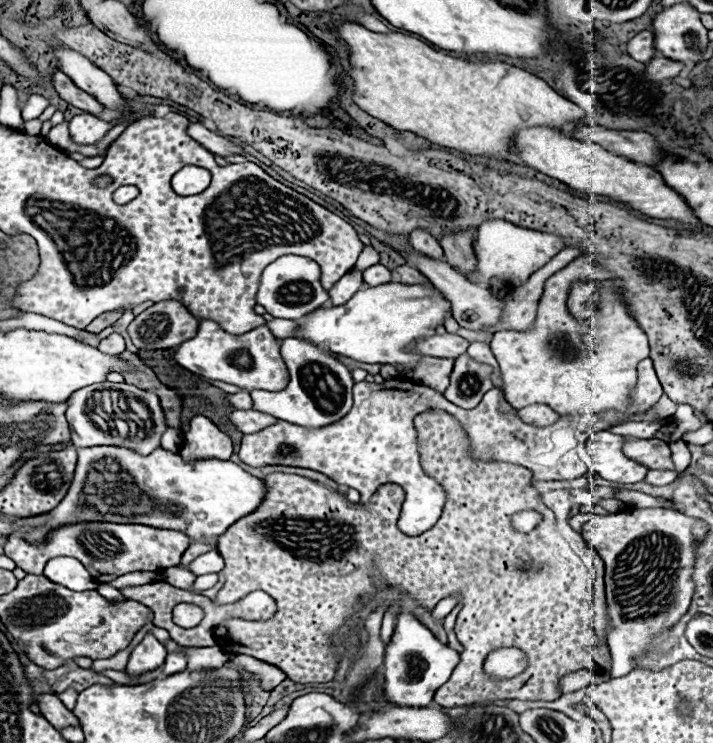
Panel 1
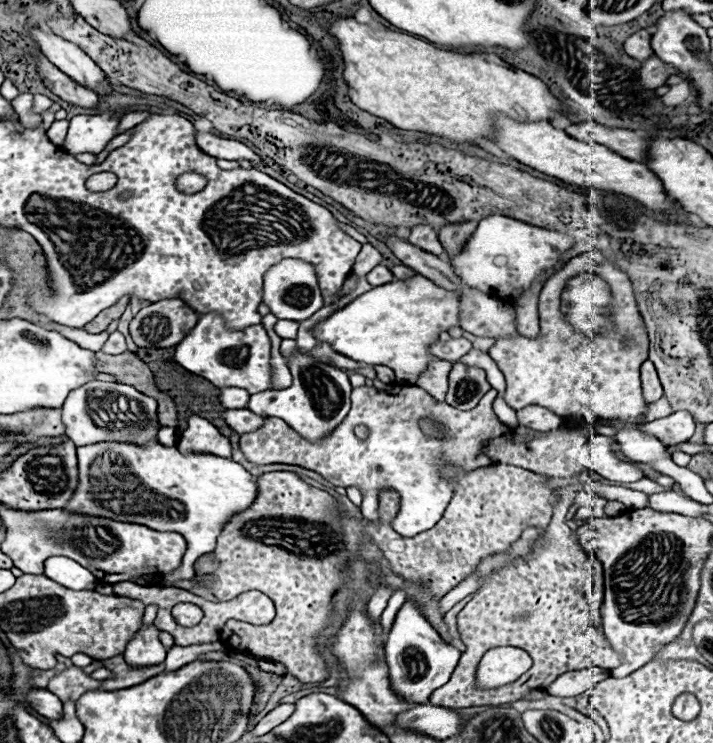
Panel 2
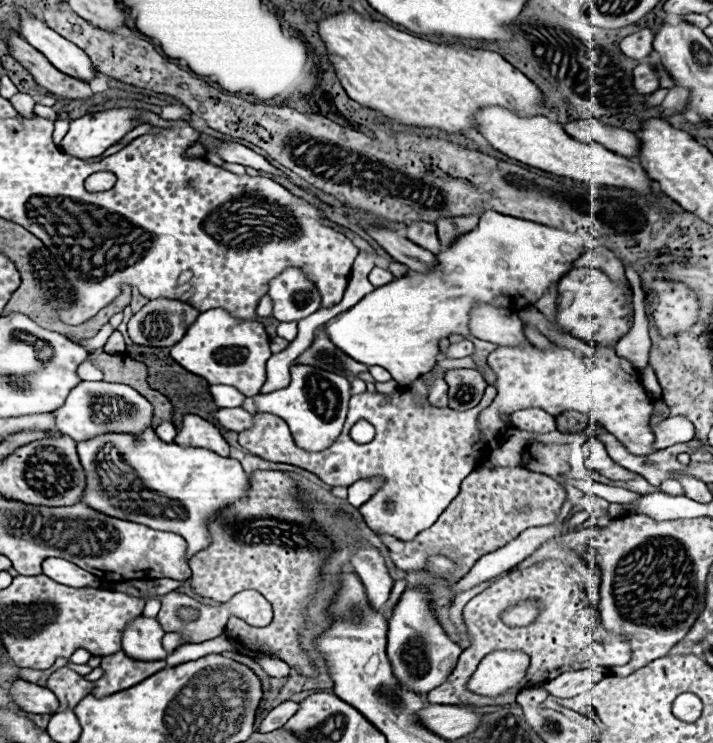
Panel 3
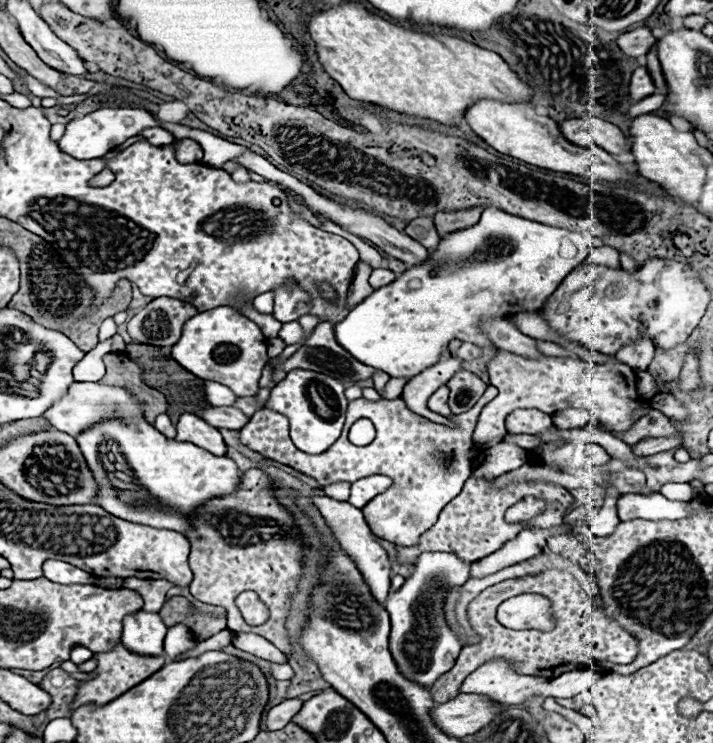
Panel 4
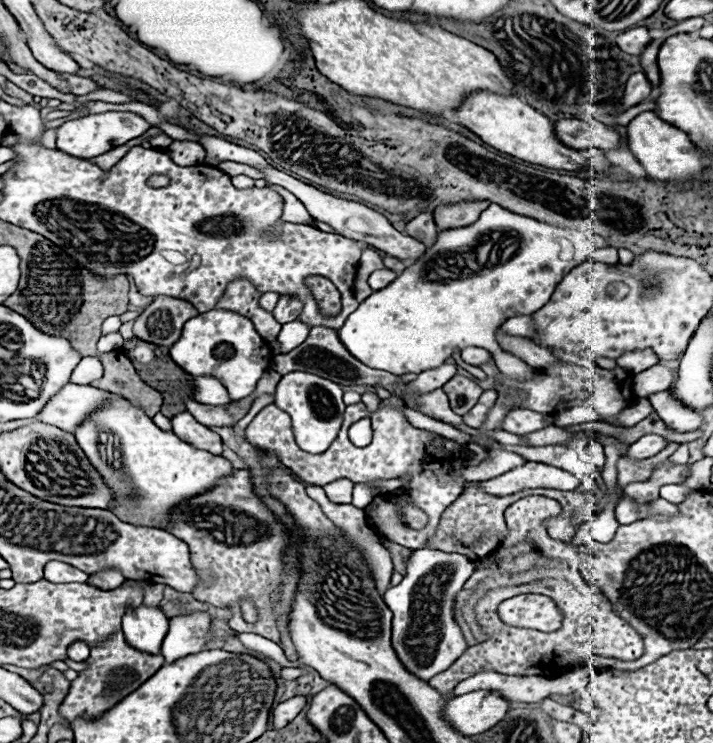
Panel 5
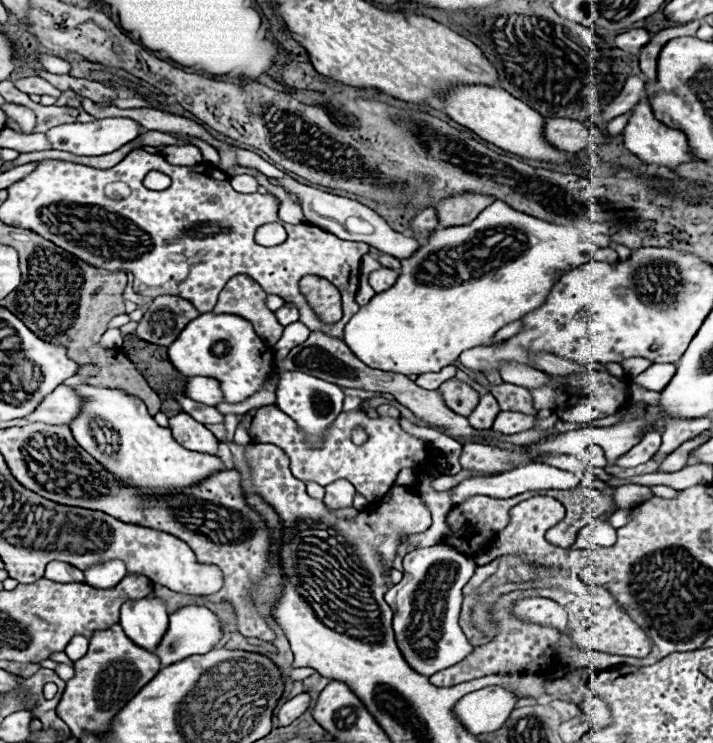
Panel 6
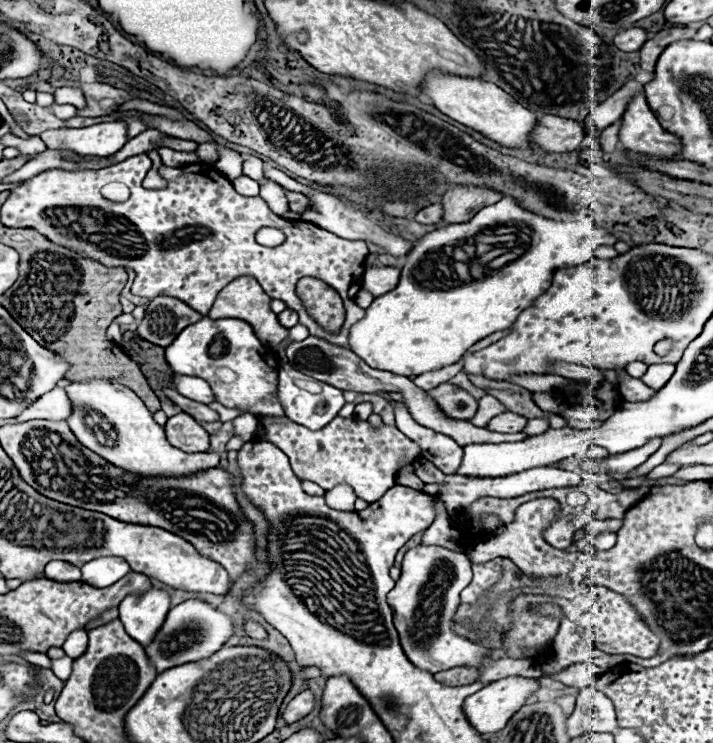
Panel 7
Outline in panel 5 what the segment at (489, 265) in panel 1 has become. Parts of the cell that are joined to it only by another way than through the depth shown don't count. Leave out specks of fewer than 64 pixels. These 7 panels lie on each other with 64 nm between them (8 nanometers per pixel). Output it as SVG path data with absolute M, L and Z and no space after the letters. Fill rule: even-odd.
M490 204L474 224L440 232L434 246L430 246L420 260L408 264L390 286L372 292L348 316L338 330L338 338L362 364L396 376L438 368L454 350L466 346L492 352L496 366L502 368L506 376L532 376L532 368L520 358L494 346L494 332L512 316L540 310L550 300L558 282L572 268L584 264L594 250L596 244L592 244L584 232L550 226ZM486 232L502 232L506 240L514 240L516 252L510 252L506 260L498 260L498 264L490 264L490 268L478 268L478 264L474 264L474 268L450 266L448 260L442 258L442 252L474 248Z

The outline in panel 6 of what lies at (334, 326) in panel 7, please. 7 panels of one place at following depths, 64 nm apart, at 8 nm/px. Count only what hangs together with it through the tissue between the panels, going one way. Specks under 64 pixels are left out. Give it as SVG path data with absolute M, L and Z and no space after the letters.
M304 276L300 280L300 288L302 288L302 294L308 296L310 306L314 308L316 316L322 322L334 324L342 318L340 292L328 280L324 280L320 276Z

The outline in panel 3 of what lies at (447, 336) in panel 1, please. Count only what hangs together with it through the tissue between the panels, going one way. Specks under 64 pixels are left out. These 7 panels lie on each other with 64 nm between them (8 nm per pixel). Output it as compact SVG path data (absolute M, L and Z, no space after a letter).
M462 340L456 344L450 344L446 352L440 352L442 358L466 358L474 354L474 344L470 340Z

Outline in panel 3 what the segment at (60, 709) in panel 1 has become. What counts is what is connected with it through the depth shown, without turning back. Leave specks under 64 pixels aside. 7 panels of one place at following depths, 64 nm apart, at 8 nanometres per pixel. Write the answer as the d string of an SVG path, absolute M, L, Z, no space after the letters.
M14 680L10 688L10 696L14 698L14 704L26 712L32 714L56 714L58 712L58 698L42 686L30 684L26 680Z

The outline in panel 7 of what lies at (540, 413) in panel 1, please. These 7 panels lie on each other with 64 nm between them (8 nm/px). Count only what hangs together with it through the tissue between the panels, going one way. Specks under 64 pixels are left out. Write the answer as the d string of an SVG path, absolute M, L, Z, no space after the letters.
M504 412L504 414L498 414L494 416L490 422L488 422L488 430L494 430L494 432L502 432L502 434L512 434L512 432L522 432L524 426L526 426L526 418L520 416L520 414L514 414L514 412Z

